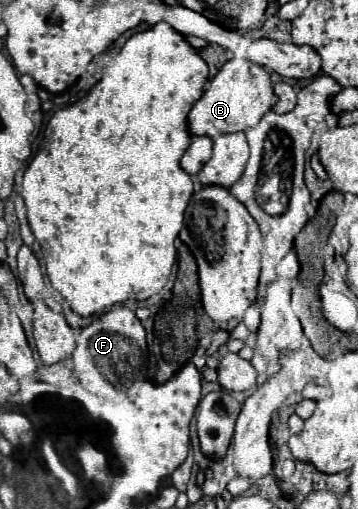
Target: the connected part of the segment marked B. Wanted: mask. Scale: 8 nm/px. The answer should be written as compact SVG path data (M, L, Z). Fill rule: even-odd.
M231 59L223 63L223 67L215 73L215 77L207 83L201 99L191 107L187 115L187 129L191 135L217 137L221 133L237 133L247 131L257 125L259 119L273 109L277 97L273 93L273 85L269 79L269 71L253 61Z

